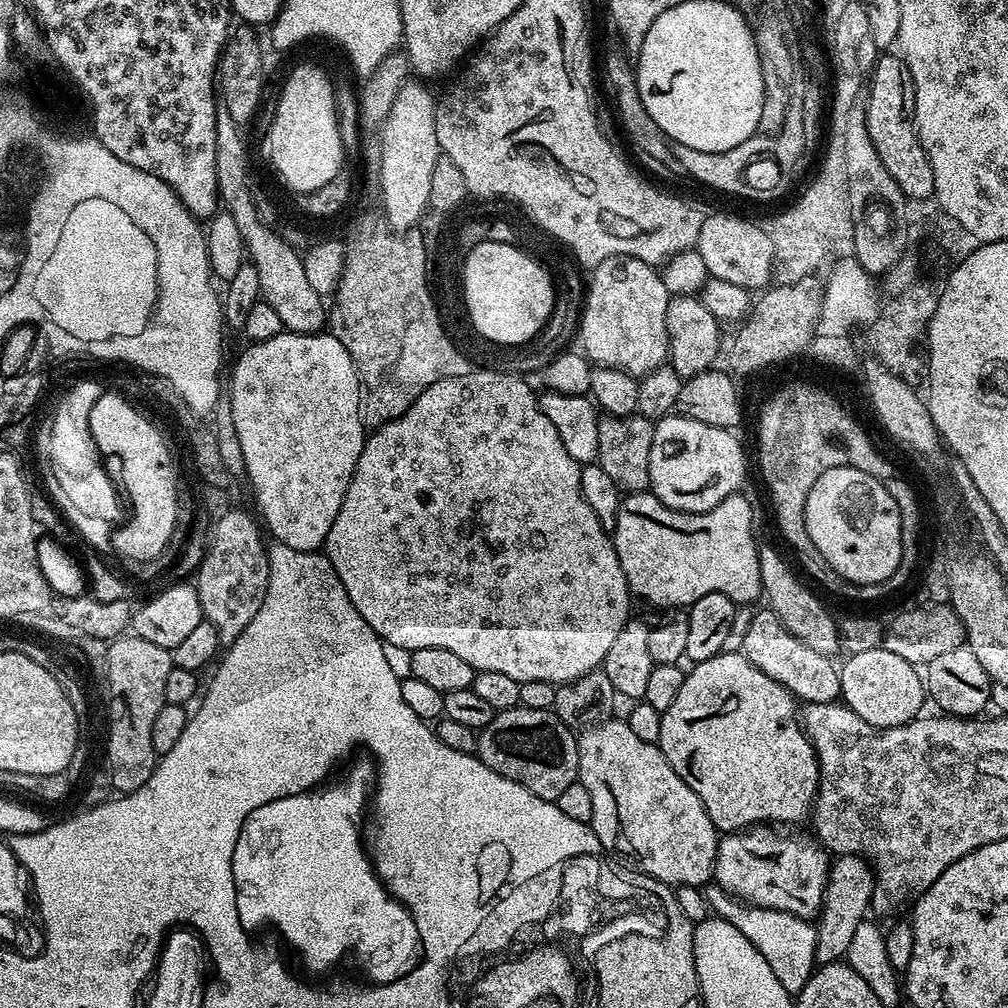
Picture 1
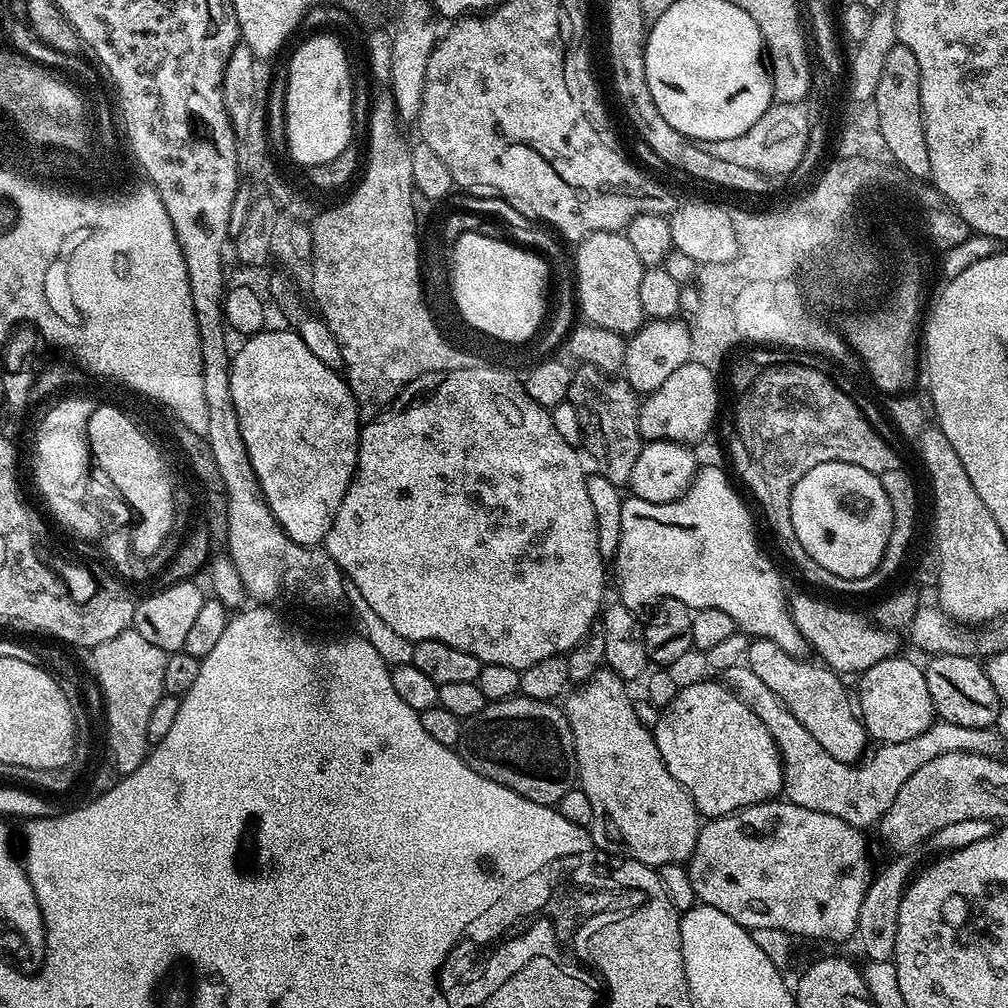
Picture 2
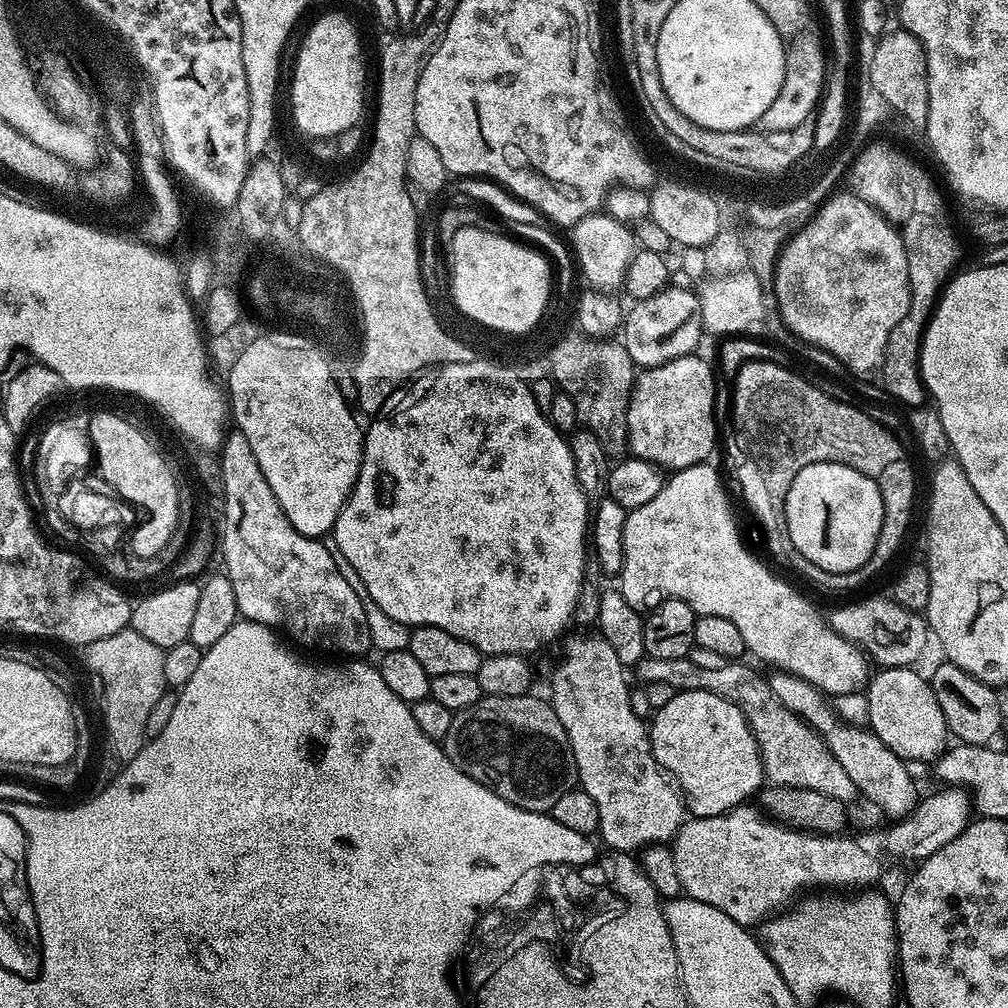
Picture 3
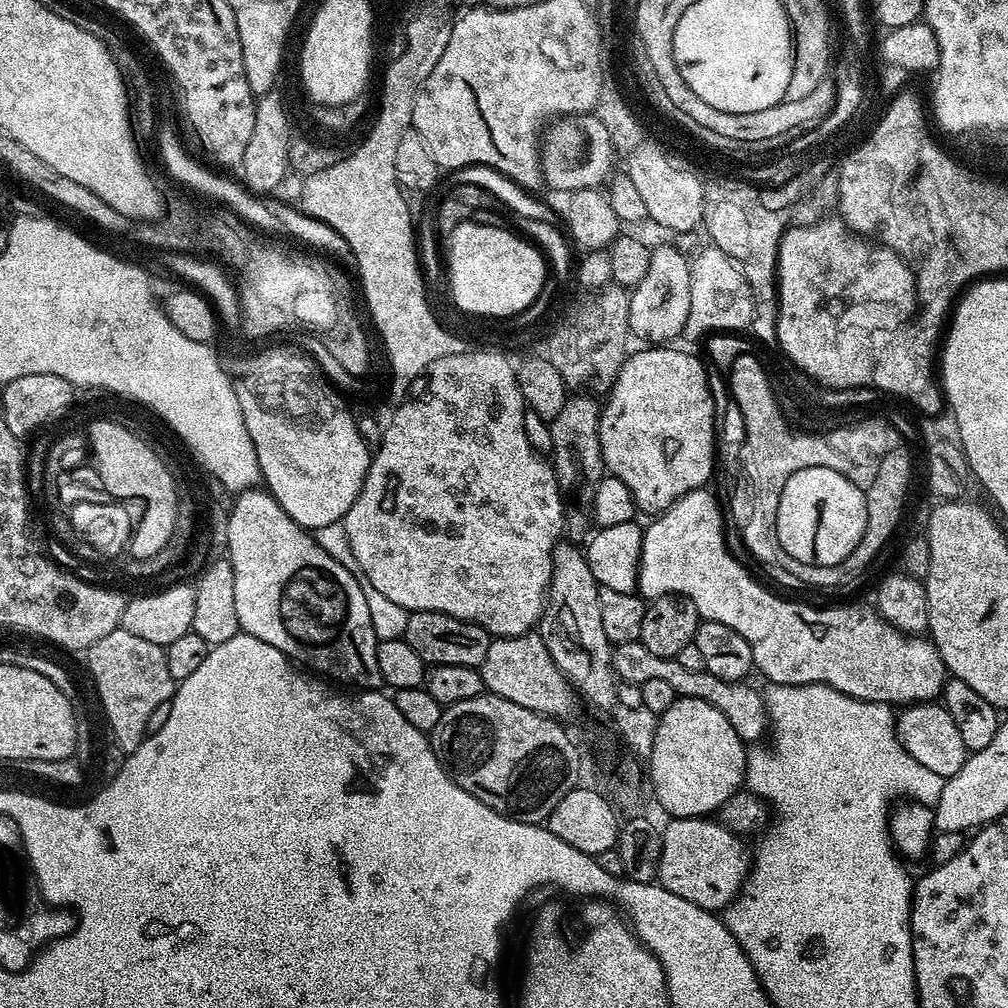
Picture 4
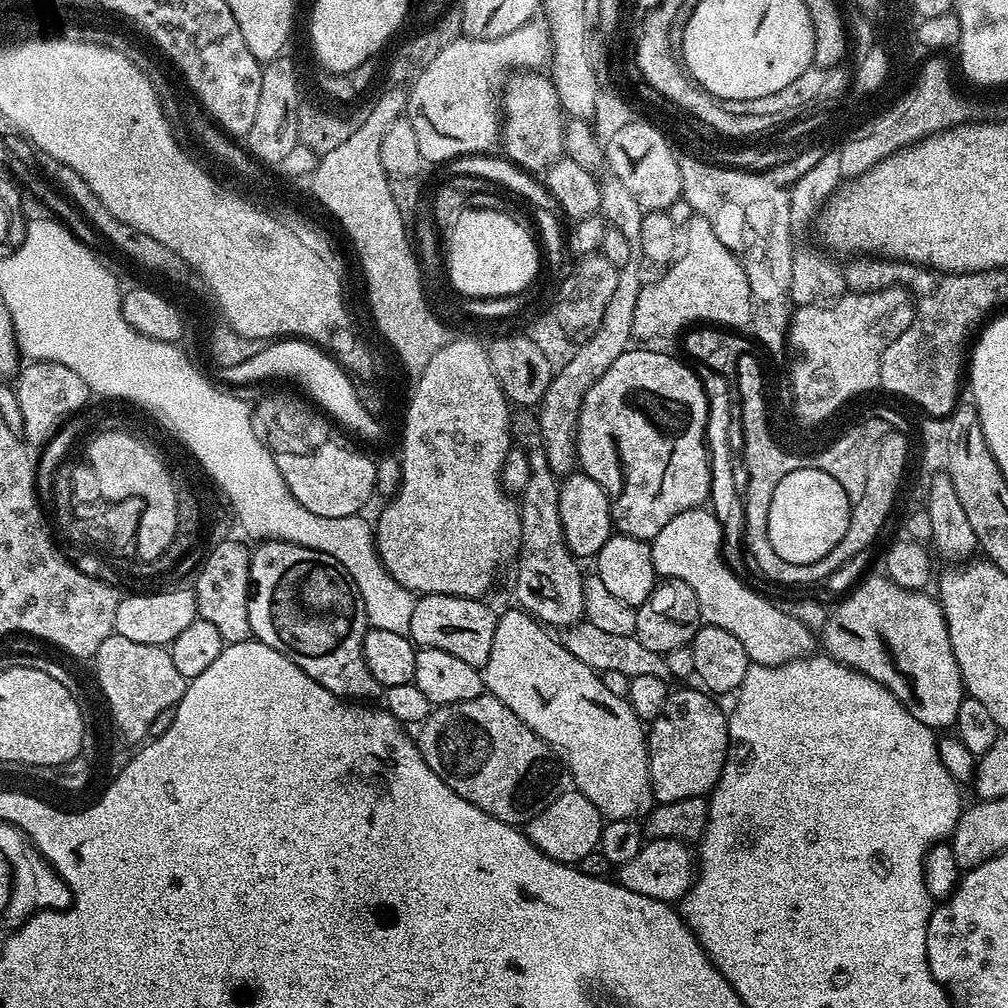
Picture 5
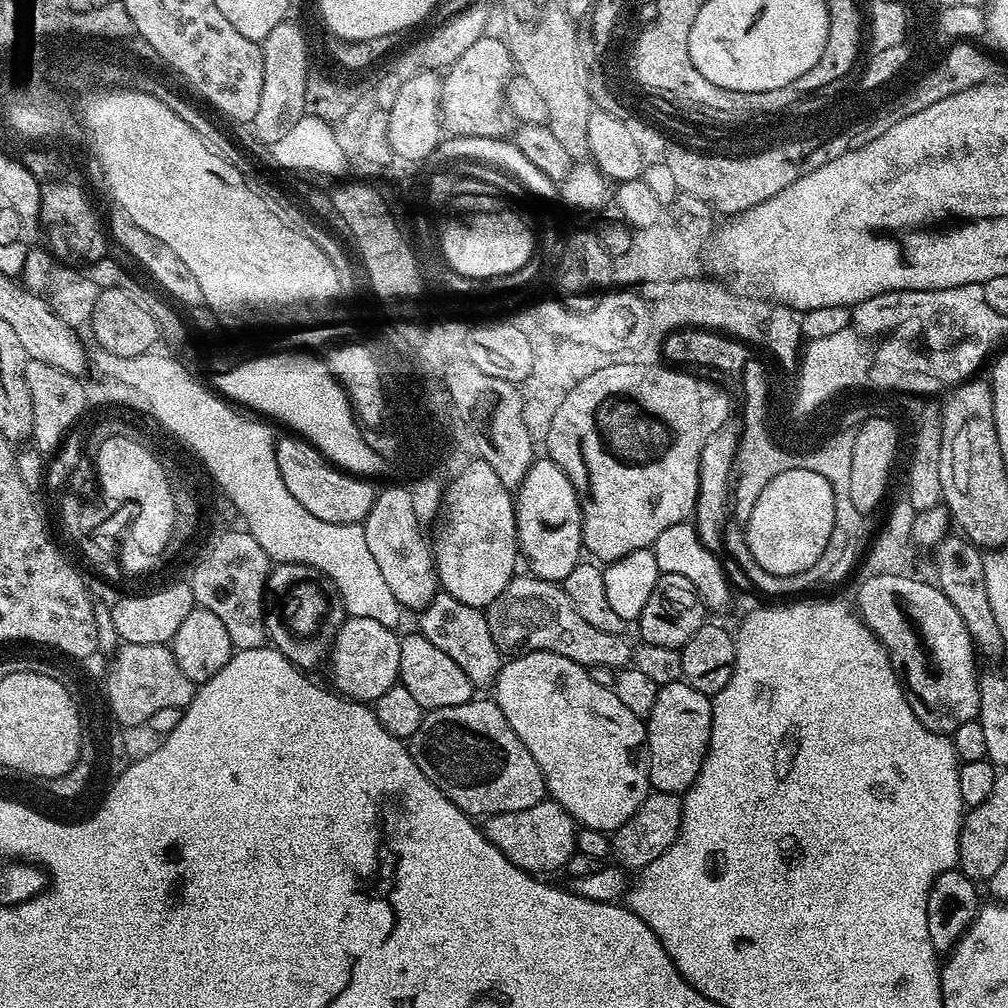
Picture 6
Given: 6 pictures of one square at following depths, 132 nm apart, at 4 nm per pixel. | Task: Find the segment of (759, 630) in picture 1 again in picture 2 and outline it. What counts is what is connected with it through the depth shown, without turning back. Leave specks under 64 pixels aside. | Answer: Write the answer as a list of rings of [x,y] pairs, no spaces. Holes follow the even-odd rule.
[[[761,638],[753,639],[748,651],[748,668],[754,670],[754,674],[758,674],[758,678],[762,678],[770,690],[774,690],[790,714],[794,714],[794,718],[798,718],[798,722],[810,730],[818,746],[838,758],[838,762],[857,763],[865,755],[864,747],[870,744],[868,729],[854,707],[853,697],[852,700],[848,697],[840,681],[843,679],[823,663],[815,663],[811,664],[808,658],[792,656],[774,642]]]

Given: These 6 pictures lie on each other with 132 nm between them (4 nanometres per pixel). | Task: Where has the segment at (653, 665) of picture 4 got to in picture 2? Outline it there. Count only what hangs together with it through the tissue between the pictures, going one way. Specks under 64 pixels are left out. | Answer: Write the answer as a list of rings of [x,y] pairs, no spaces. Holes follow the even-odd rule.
[[[747,664],[734,666],[723,672],[722,676],[732,693],[743,704],[750,706],[750,710],[754,710],[754,714],[762,718],[766,730],[770,730],[780,751],[780,762],[784,765],[782,792],[788,803],[797,804],[806,810],[818,810],[822,814],[834,814],[834,818],[842,818],[842,822],[861,830],[868,830],[872,823],[873,827],[881,819],[898,794],[899,787],[930,759],[950,751],[977,752],[980,755],[999,757],[1002,753],[1000,751],[1006,747],[1006,741],[995,727],[967,728],[940,720],[918,734],[918,738],[897,744],[880,744],[877,752],[863,762],[838,762],[838,758],[818,746],[810,730],[806,730],[806,726],[802,726],[802,722],[798,722],[798,718],[790,714],[787,706],[774,694],[774,690],[770,690],[770,686],[766,686],[766,682],[762,682],[762,678],[758,678],[758,674],[754,674],[754,670],[750,670]]]

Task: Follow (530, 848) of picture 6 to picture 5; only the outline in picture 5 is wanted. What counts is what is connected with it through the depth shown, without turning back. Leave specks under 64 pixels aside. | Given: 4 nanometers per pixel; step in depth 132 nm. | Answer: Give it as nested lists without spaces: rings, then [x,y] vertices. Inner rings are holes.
[[[566,790],[561,796],[554,798],[554,802],[550,802],[550,806],[542,810],[542,814],[528,820],[526,835],[530,843],[538,846],[538,850],[542,850],[542,854],[546,854],[551,860],[576,866],[586,854],[599,849],[605,823],[598,806],[594,806],[594,802],[586,798],[586,794]]]

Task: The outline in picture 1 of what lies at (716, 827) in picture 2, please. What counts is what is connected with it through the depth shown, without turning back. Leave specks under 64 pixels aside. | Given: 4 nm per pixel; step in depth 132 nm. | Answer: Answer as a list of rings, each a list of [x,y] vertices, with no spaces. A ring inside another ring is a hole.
[[[753,826],[719,837],[716,845],[714,880],[729,896],[754,908],[769,908],[805,918],[819,917],[824,907],[824,892],[829,882],[830,856],[819,839],[811,840],[796,830],[777,830],[775,827]]]

